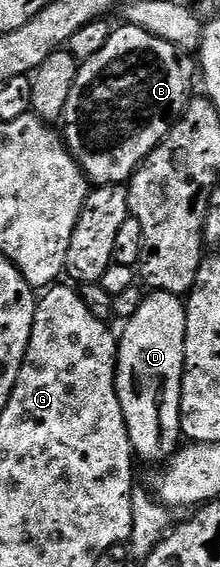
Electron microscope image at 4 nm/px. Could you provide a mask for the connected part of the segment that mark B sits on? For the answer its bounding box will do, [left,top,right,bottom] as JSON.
[60,23,192,186]

